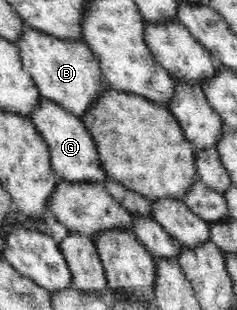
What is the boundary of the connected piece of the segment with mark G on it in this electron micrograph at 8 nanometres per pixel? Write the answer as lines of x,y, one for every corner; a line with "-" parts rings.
40,96
40,106
29,117
50,149
50,164
54,172
68,182
99,182
104,185
108,175
100,163
98,146
80,117
70,114
55,102

